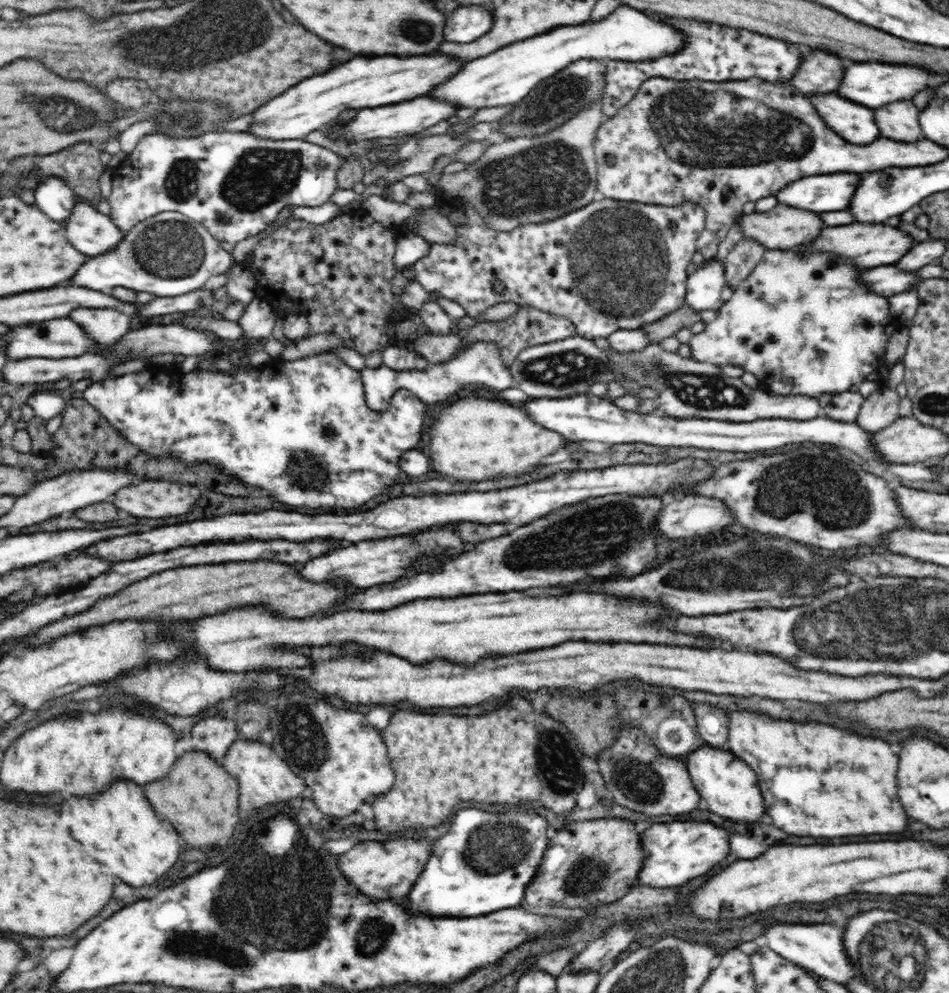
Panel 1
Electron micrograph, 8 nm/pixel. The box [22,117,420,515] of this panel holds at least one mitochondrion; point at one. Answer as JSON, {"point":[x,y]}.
{"point":[259,177]}

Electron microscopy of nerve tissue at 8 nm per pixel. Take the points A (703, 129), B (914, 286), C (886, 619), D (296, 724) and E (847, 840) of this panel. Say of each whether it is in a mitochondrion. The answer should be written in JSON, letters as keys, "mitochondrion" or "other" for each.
{"A":"mitochondrion","B":"other","C":"mitochondrion","D":"mitochondrion","E":"other"}

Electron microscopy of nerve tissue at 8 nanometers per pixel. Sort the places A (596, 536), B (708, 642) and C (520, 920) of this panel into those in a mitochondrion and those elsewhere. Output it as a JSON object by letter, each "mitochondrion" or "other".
{"A":"mitochondrion","B":"other","C":"other"}

